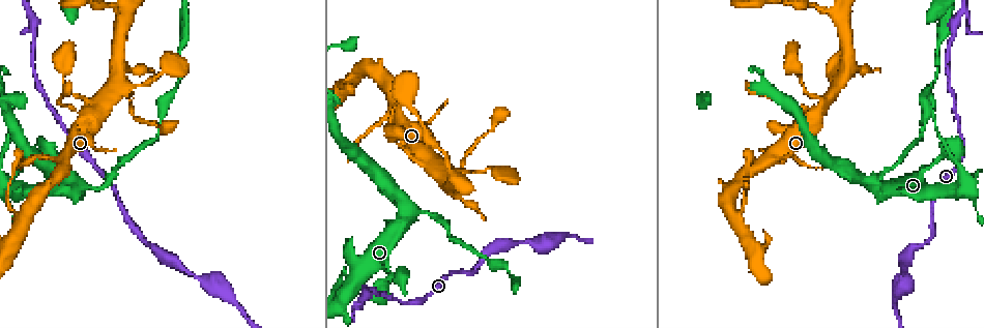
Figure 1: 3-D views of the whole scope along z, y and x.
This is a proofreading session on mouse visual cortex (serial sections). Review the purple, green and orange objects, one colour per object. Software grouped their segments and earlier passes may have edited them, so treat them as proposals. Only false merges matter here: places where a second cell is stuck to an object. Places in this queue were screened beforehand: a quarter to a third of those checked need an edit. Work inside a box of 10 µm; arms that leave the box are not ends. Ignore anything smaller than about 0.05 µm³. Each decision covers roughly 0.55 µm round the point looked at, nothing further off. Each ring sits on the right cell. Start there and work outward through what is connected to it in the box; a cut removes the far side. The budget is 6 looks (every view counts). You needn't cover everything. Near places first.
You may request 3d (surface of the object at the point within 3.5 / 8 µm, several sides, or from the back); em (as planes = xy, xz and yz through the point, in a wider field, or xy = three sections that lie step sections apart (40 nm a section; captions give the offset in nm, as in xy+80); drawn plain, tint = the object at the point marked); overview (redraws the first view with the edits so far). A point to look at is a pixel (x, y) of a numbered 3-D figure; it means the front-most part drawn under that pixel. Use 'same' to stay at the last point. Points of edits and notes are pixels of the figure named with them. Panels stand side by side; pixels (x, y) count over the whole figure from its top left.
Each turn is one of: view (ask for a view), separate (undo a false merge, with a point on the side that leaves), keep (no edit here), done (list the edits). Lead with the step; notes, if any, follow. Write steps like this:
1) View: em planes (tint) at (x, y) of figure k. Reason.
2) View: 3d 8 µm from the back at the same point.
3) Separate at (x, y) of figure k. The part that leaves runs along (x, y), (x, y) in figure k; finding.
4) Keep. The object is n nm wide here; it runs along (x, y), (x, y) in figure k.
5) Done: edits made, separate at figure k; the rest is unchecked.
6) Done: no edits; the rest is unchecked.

View: 3d 3.5 µm at (232, 299) of figure 1. Thick turns thin.

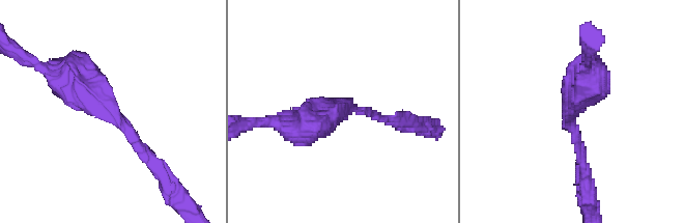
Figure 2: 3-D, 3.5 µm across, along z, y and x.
View: em planes (tint) at (573, 111) of figure 2. The arms are 150, 500 nm wide.

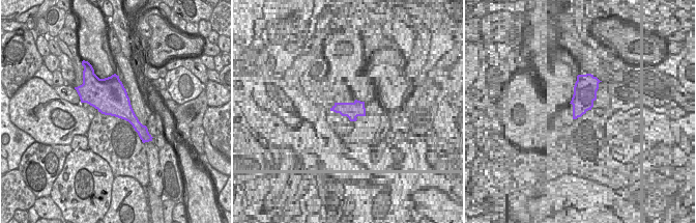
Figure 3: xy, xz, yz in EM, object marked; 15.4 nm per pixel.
Keep. It runs along (57, 72), (102, 100), (155, 164) in figure 2; continuous, no second cell.

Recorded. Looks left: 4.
View: 3d 3.5 µm from the back at (412, 214) of figure 1.

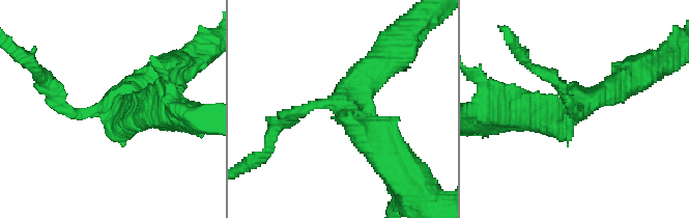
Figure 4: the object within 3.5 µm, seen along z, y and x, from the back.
View: em planes (tint) at (111, 109) of figure 4. 3 arms meet here; the arms are 150, 400, 450 nm wide.

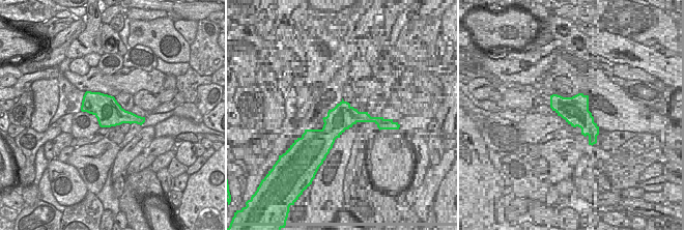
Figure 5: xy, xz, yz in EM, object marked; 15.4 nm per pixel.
View: em xy step 3 (tint) at the same point. Another direction.

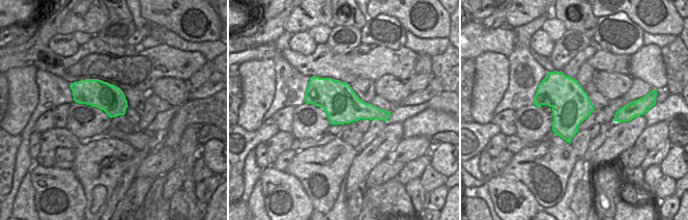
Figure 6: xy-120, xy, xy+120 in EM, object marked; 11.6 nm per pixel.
Separate at (296, 113) of figure 4. The part that leaves runs along (575, 108), (643, 70) in figure 4; two cells meet here.

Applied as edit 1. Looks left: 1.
Done: edits made, separate at figure 4; the rest is unchecked.

